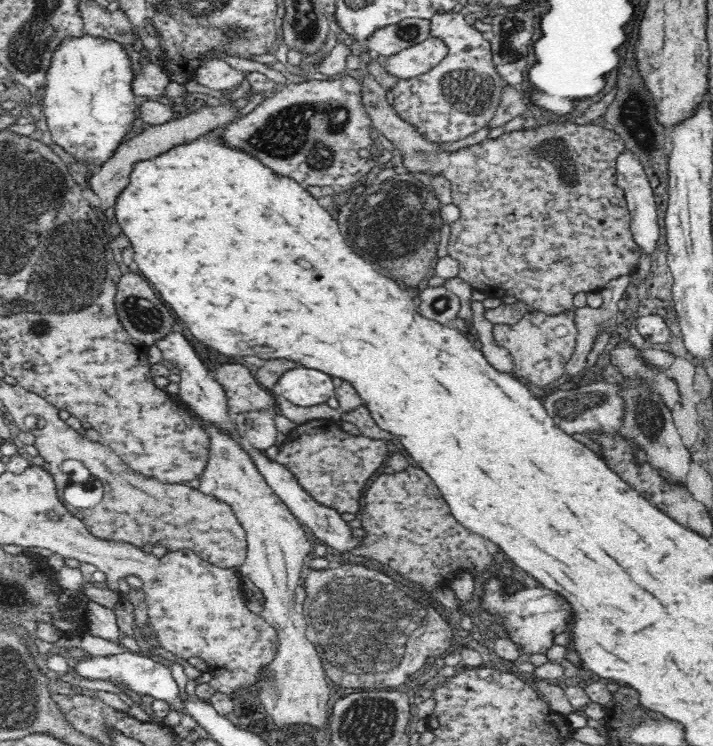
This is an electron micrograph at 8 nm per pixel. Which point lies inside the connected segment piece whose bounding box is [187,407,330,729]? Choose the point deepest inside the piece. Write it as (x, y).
(291, 687)

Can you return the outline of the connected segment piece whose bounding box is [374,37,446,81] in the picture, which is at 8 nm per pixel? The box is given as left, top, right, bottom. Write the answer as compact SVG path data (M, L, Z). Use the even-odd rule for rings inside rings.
M428 38L390 56L375 55L380 66L396 80L415 79L430 72L444 57L445 46L440 40Z

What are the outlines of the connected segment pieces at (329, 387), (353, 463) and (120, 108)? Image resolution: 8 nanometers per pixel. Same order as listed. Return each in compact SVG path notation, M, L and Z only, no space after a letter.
M293 368L284 372L275 388L298 406L314 406L335 396L333 376L312 368Z
M312 419L298 424L279 448L274 462L286 468L296 483L318 504L332 508L339 514L357 514L360 511L360 497L367 479L369 479L388 456L387 442L375 437L350 435L342 429L342 420Z
M90 36L62 44L52 57L40 114L44 116L44 122L48 125L51 139L76 161L84 162L87 166L102 167L115 155L120 142L130 134L132 122L136 118L135 94L130 82L132 67L125 52L125 45Z

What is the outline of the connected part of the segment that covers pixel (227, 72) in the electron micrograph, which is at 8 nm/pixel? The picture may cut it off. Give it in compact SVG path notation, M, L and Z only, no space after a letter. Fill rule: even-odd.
M214 59L197 70L195 80L212 90L236 90L246 80L246 74L232 68L226 61Z

